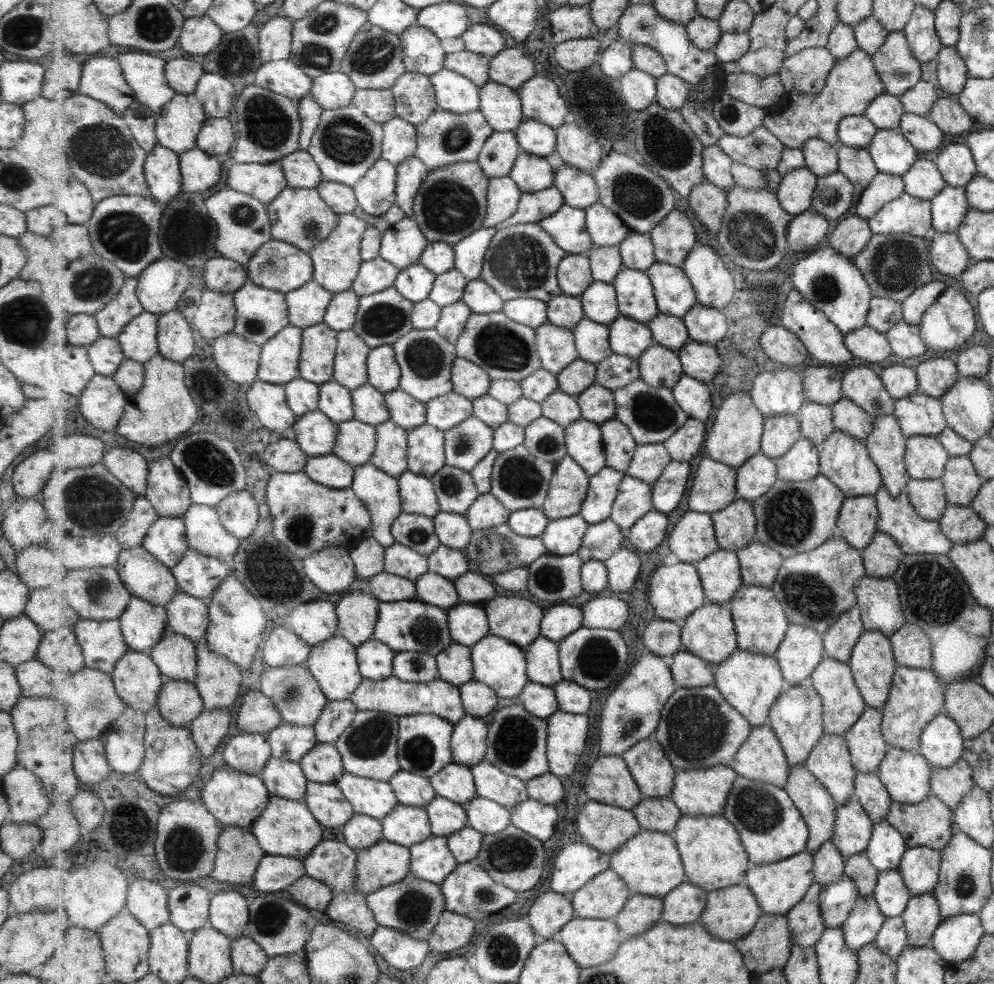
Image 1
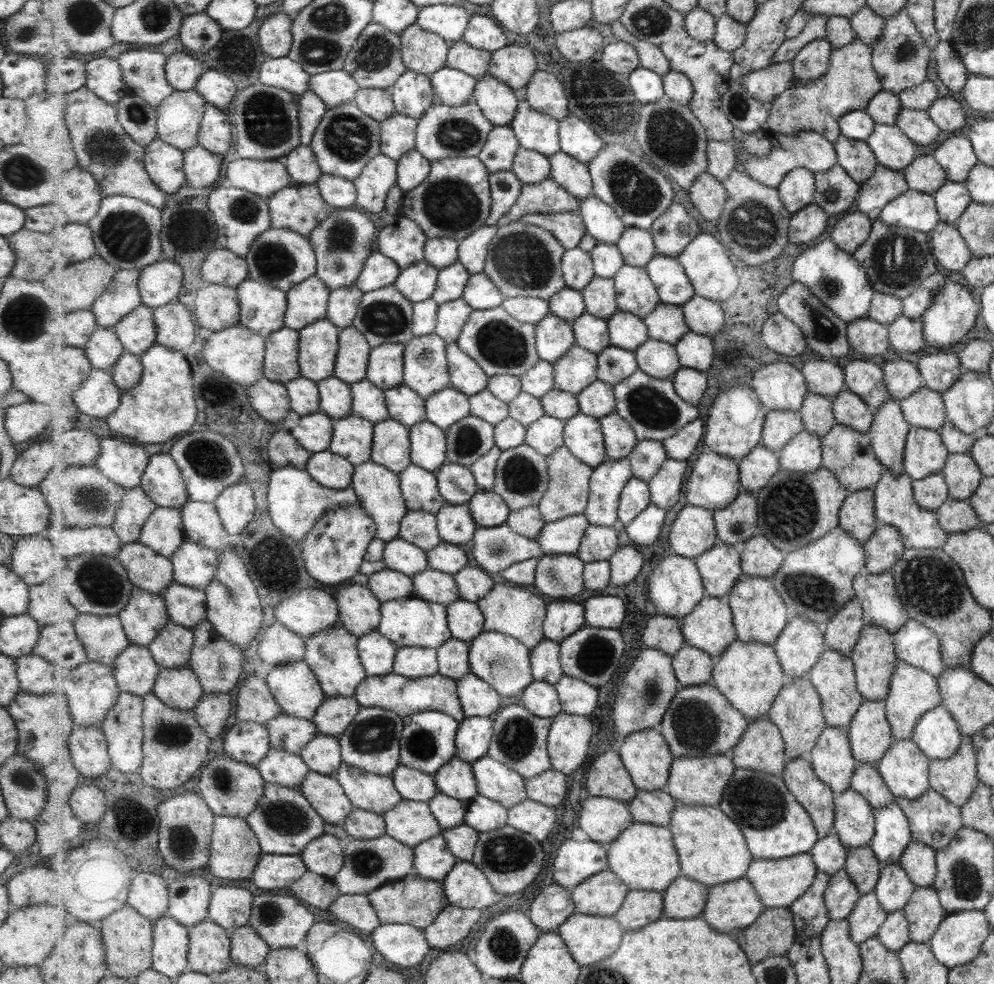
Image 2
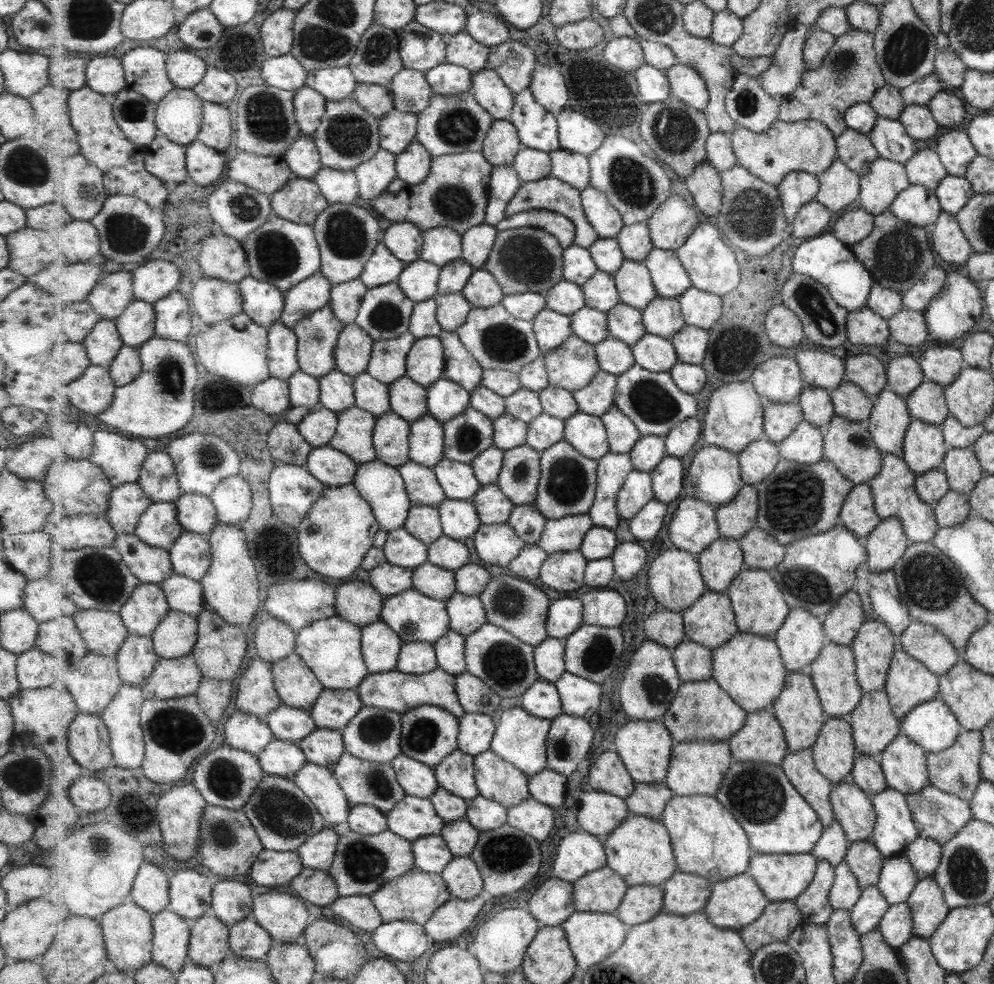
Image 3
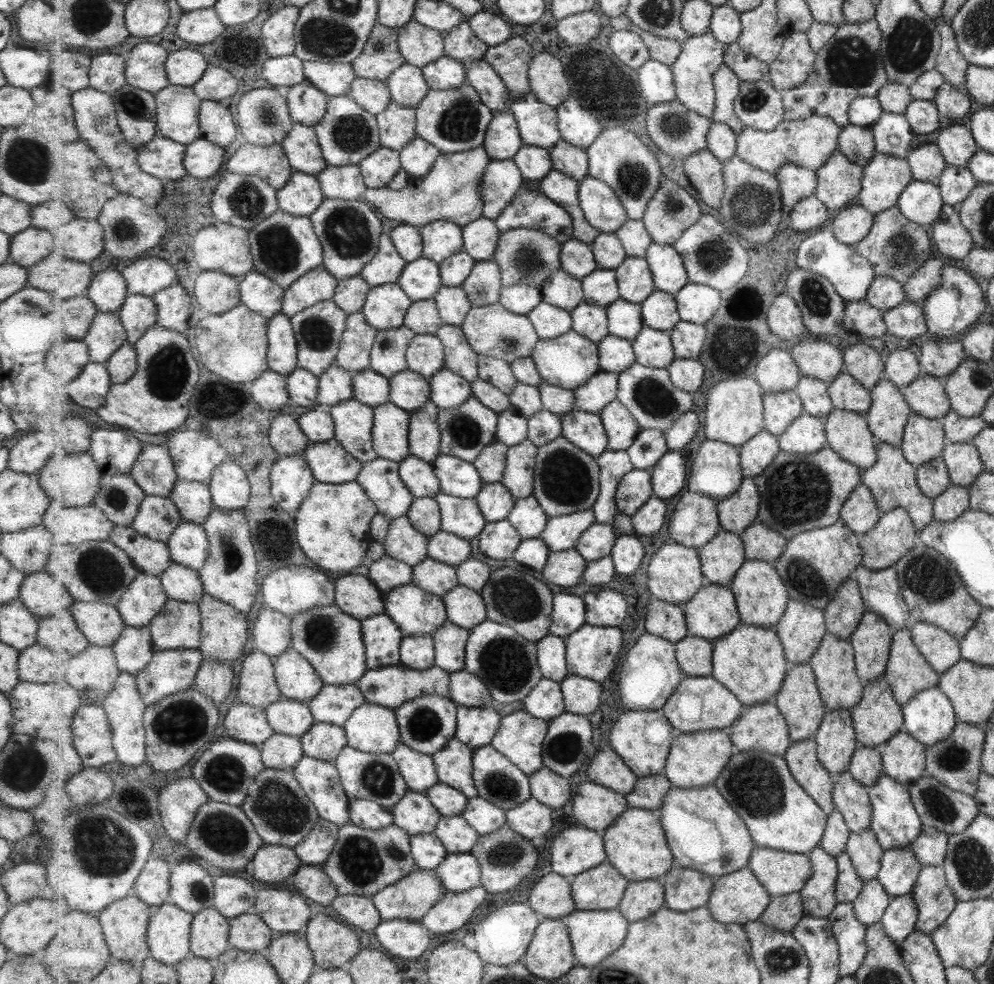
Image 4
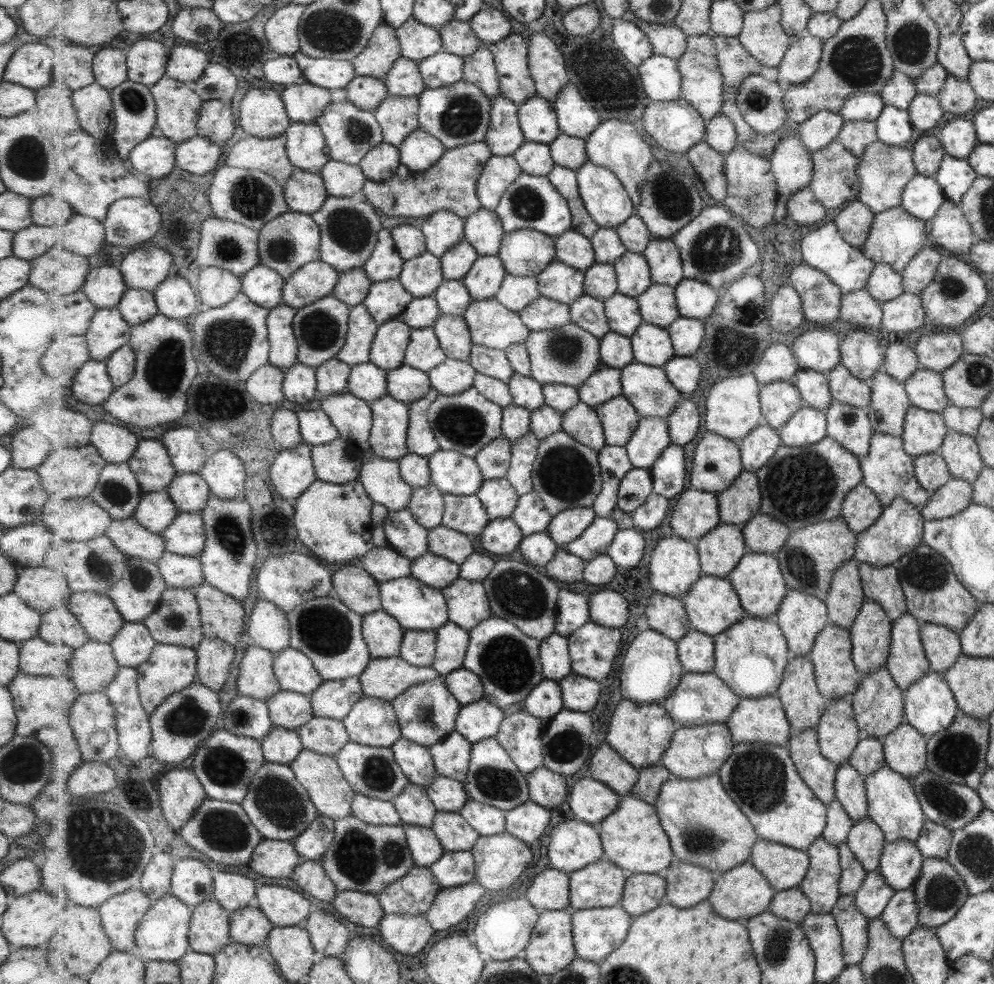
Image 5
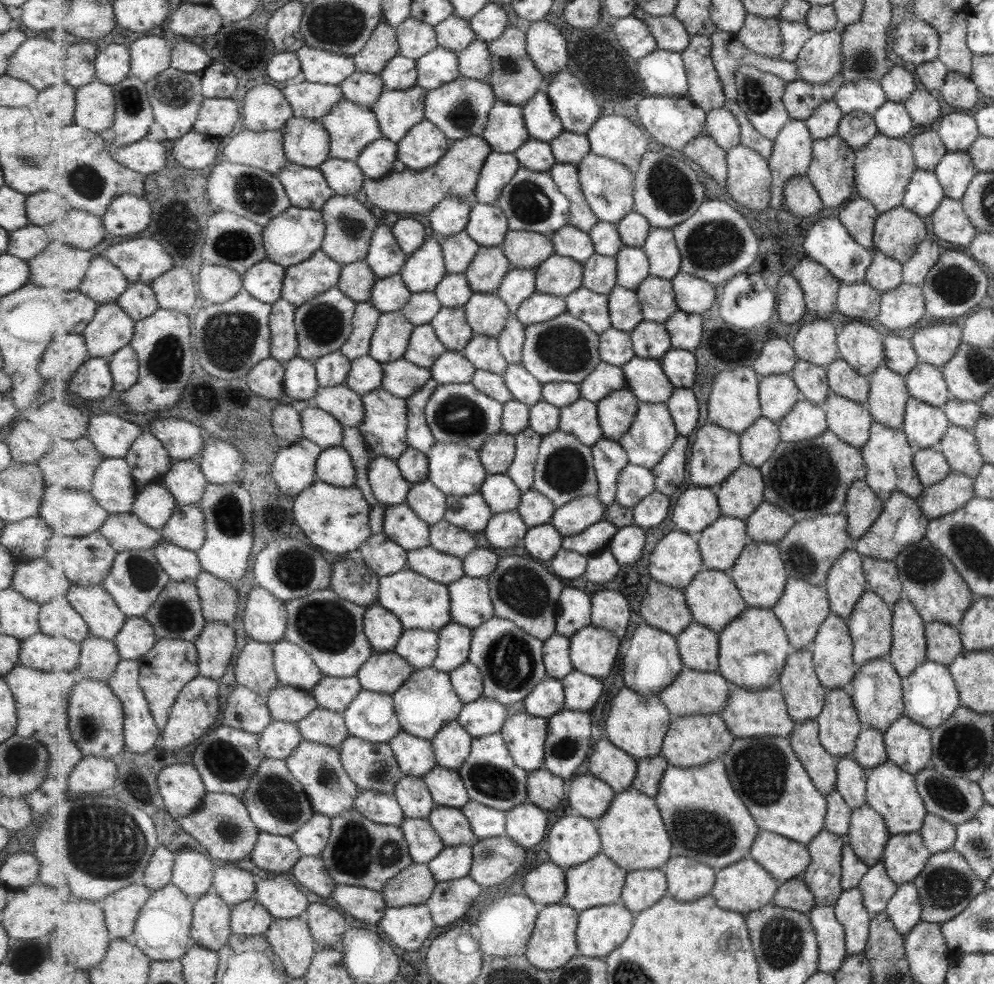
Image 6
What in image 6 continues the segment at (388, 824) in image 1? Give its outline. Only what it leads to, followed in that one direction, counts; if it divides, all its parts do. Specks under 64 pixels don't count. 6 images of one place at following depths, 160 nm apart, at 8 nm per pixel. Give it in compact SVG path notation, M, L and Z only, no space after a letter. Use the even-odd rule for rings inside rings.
M404 775L394 795L406 817L428 819L437 807L422 777Z

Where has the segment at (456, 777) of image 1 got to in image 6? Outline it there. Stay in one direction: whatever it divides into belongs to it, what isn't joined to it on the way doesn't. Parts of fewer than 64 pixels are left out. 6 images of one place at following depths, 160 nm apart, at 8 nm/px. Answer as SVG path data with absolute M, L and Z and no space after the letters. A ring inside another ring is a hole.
M458 720L445 725L431 740L438 764L451 770L459 770L472 753L473 739L472 734Z

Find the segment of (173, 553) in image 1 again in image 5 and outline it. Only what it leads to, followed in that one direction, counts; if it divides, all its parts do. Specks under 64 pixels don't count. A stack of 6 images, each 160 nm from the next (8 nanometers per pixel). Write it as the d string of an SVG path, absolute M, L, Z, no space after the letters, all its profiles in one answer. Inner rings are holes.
M167 490L149 491L143 493L134 517L153 533L163 536L180 513Z

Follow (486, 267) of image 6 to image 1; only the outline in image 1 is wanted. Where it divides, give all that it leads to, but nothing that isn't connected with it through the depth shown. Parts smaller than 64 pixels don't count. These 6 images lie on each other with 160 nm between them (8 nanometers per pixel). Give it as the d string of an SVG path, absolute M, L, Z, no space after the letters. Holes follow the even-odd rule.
M481 278L468 281L462 301L466 302L477 314L499 312L504 310L506 303L493 287Z

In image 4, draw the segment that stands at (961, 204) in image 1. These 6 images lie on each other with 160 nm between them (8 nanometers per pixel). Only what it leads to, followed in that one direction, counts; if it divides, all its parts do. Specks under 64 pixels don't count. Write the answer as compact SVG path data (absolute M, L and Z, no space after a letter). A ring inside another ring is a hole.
M947 164L941 171L936 185L942 202L957 207L976 184L976 180L966 166Z

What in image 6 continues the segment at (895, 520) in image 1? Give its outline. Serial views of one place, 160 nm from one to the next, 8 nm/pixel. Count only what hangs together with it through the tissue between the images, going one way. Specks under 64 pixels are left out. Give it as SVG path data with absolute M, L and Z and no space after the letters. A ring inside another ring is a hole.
M875 421L868 431L868 441L859 448L864 458L868 471L862 478L873 491L877 498L887 500L892 492L902 492L909 498L917 498L922 491L922 486L912 466L913 449L908 445L907 436L900 429L885 427Z

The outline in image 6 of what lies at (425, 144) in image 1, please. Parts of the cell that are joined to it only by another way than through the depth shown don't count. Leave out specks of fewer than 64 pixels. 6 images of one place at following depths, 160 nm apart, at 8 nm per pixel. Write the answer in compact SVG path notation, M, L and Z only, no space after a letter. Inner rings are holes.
M460 75L455 81L427 92L427 100L425 100L426 119L436 123L451 142L471 135L482 136L488 125L490 112L496 104L496 99L496 94L490 83Z

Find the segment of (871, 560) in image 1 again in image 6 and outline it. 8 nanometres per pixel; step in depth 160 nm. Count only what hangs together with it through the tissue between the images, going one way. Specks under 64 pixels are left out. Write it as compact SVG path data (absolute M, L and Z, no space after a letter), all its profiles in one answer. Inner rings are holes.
M892 492L891 496L884 500L884 510L873 522L872 527L860 538L857 538L853 547L859 554L871 558L881 558L892 561L899 556L901 550L907 545L924 539L928 519L916 505L913 498L902 492Z

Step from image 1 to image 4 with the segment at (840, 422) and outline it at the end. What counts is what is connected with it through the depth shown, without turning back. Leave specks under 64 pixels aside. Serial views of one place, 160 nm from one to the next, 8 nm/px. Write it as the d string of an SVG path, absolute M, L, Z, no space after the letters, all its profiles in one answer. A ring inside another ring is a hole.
M842 371L829 386L829 395L835 409L850 410L860 414L869 408L867 390L861 387L852 375Z

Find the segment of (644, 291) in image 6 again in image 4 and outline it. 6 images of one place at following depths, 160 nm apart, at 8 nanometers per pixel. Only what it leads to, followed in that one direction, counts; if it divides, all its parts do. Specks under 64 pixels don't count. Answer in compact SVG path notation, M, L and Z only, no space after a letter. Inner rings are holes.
M658 288L642 302L642 314L644 324L655 330L671 332L681 320L676 295Z

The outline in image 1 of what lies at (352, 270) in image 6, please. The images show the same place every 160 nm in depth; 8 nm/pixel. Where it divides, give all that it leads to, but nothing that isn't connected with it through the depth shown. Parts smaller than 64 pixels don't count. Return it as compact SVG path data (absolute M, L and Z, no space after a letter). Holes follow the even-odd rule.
M352 288L336 293L328 306L324 316L324 323L333 327L333 330L353 330L357 322L357 313L360 308L361 296Z

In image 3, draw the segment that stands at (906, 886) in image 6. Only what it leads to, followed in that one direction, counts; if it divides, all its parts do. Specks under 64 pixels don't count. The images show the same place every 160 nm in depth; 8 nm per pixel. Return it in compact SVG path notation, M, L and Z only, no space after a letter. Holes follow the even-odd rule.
M906 903L889 905L876 930L883 935L888 946L902 946L913 936L911 932L911 912Z

